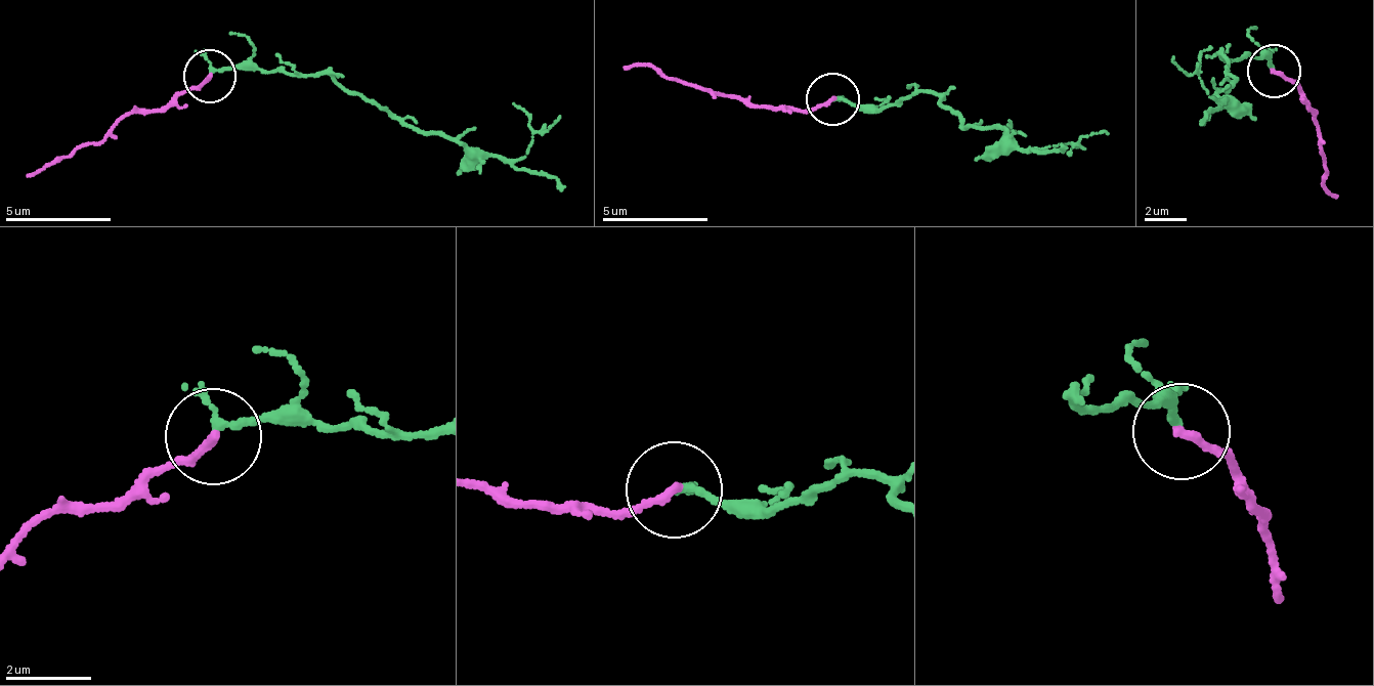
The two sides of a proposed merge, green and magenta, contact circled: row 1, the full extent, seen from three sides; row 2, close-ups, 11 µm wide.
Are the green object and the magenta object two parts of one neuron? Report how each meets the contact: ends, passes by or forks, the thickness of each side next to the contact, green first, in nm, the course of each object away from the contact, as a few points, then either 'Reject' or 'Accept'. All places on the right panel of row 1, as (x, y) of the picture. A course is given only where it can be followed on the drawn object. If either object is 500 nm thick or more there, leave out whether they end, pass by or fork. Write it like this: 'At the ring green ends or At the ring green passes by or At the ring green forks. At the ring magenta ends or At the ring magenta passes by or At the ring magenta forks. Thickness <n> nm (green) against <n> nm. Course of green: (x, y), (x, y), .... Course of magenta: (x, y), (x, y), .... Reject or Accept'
At the ring green passes by. At the ring magenta ends. Thickness 120 nm (green) against 190 nm. Course of green: (1273, 68), (1260, 55), (1219, 57), (1232, 83), (1214, 89), (1224, 102), (1198, 80), (1198, 58), (1213, 47). Course of magenta: (1273, 73), (1320, 114), (1323, 184), (1335, 200). Accept

